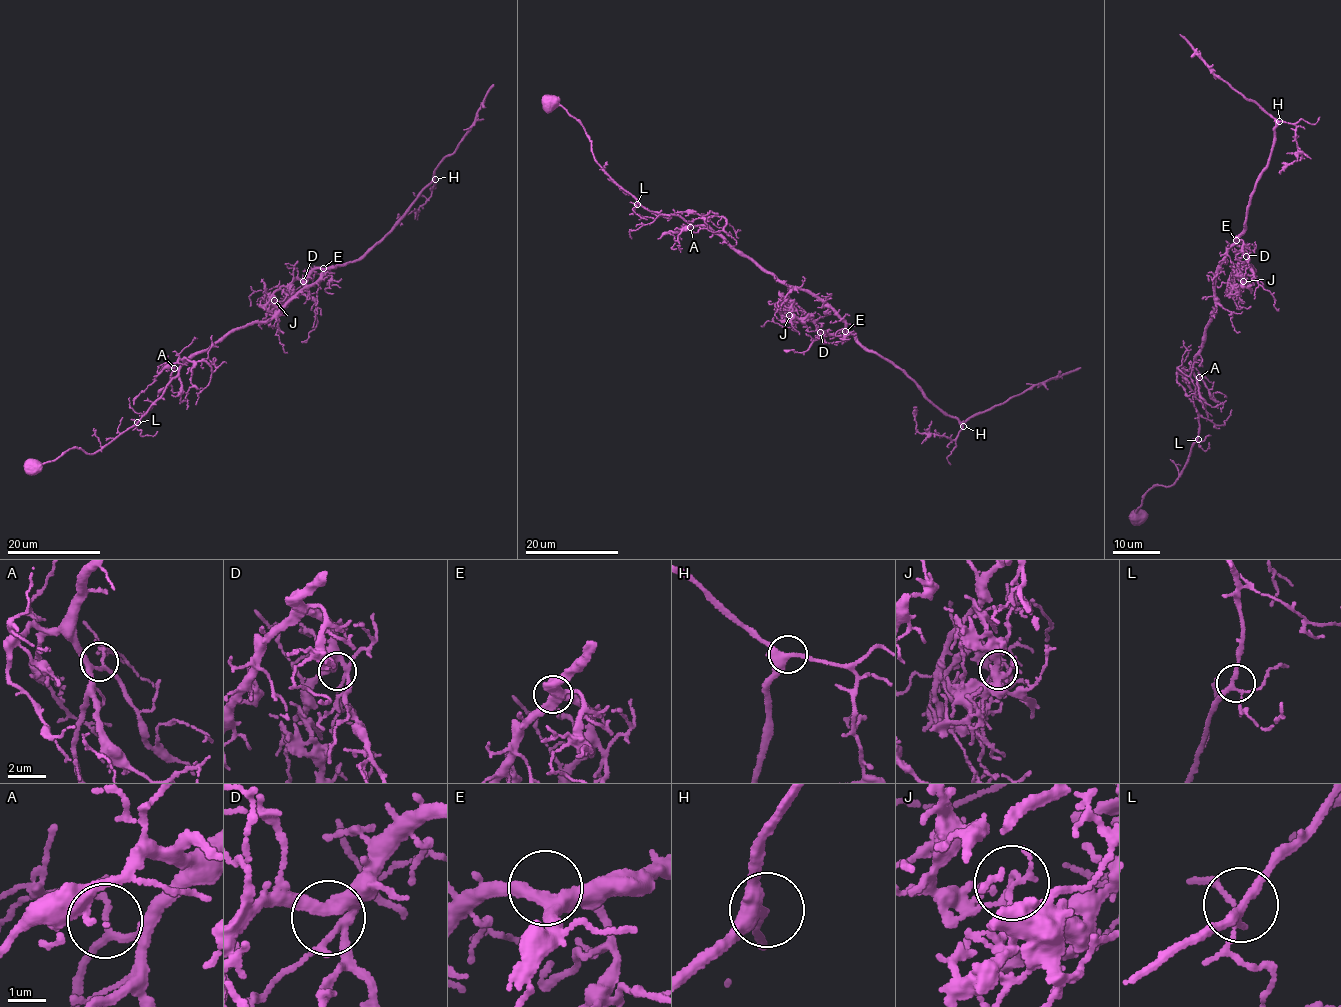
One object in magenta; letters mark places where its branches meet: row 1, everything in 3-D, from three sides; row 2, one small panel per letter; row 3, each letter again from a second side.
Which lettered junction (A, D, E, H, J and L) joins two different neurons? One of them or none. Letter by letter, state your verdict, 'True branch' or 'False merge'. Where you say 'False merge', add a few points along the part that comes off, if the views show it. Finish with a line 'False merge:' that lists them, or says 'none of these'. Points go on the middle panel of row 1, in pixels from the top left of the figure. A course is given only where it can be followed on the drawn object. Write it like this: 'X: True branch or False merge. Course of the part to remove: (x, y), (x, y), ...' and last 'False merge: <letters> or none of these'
A: True branch
D: True branch
E: True branch
H: True branch
J: False merge. Course of the part to remove: (789, 315), (784, 317), (781, 311), (790, 308), (788, 301), (793, 314), (804, 319), (823, 318), (817, 313)
L: True branch
False merge: J

